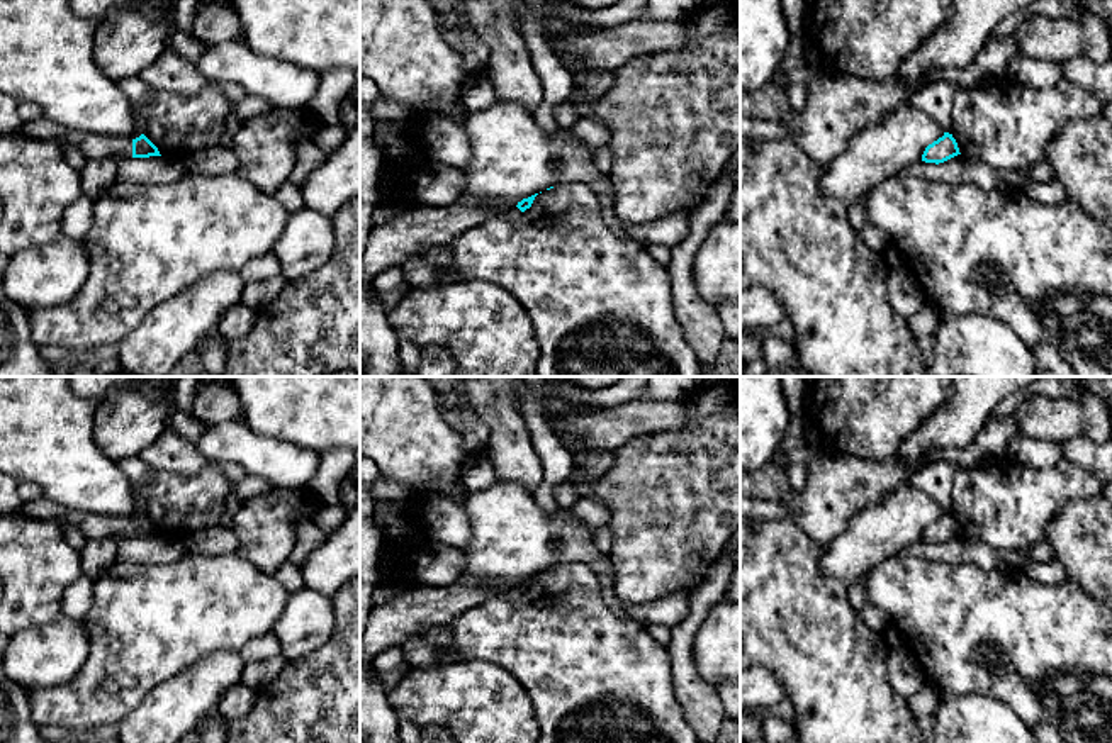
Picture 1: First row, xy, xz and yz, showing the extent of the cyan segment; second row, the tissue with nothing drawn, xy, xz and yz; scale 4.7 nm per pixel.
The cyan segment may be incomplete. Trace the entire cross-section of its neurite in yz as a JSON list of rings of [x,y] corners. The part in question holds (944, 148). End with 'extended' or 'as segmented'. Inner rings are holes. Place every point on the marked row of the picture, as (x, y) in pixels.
[[[944,132],[942,137],[929,144],[922,154],[922,161],[925,163],[944,163],[954,156],[961,154],[956,139],[952,134]]] | as segmented

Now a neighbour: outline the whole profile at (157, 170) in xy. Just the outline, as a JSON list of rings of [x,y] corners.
[[[177,156],[127,158],[117,166],[117,182],[136,185],[168,185],[187,173],[185,161]]]

